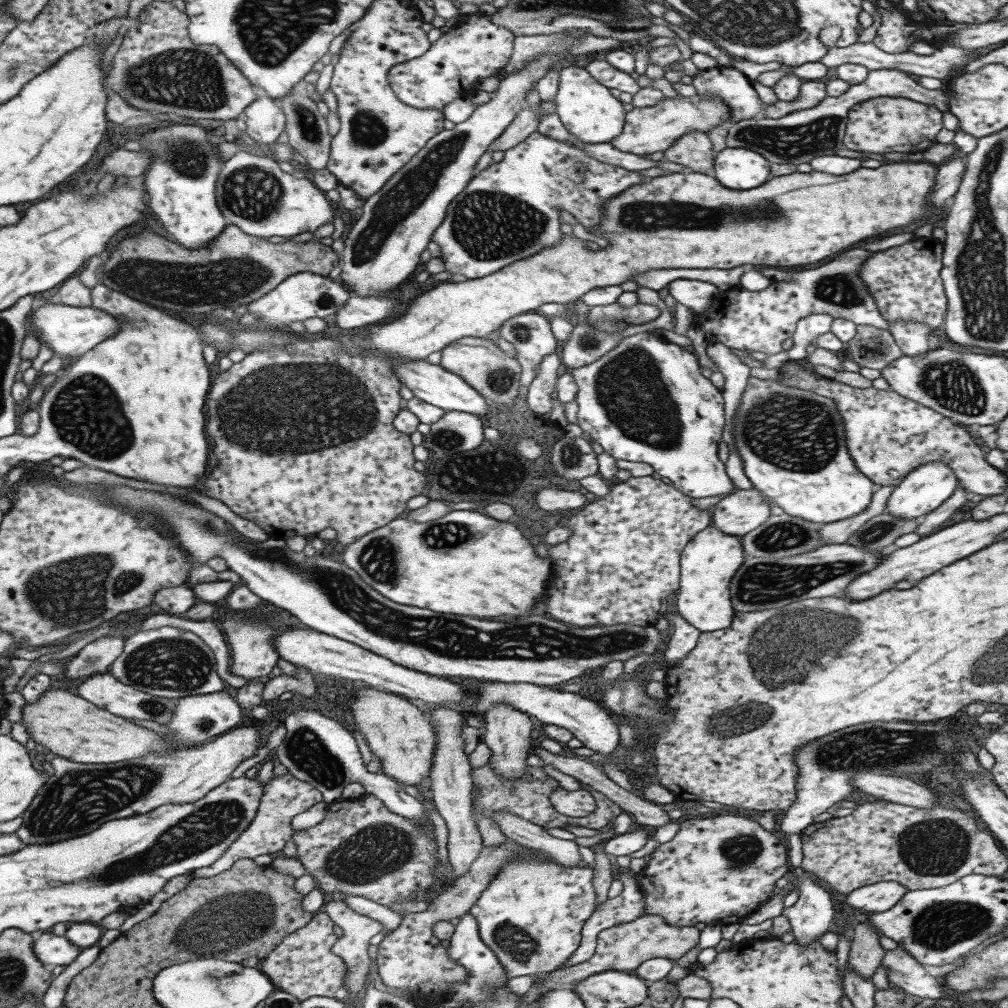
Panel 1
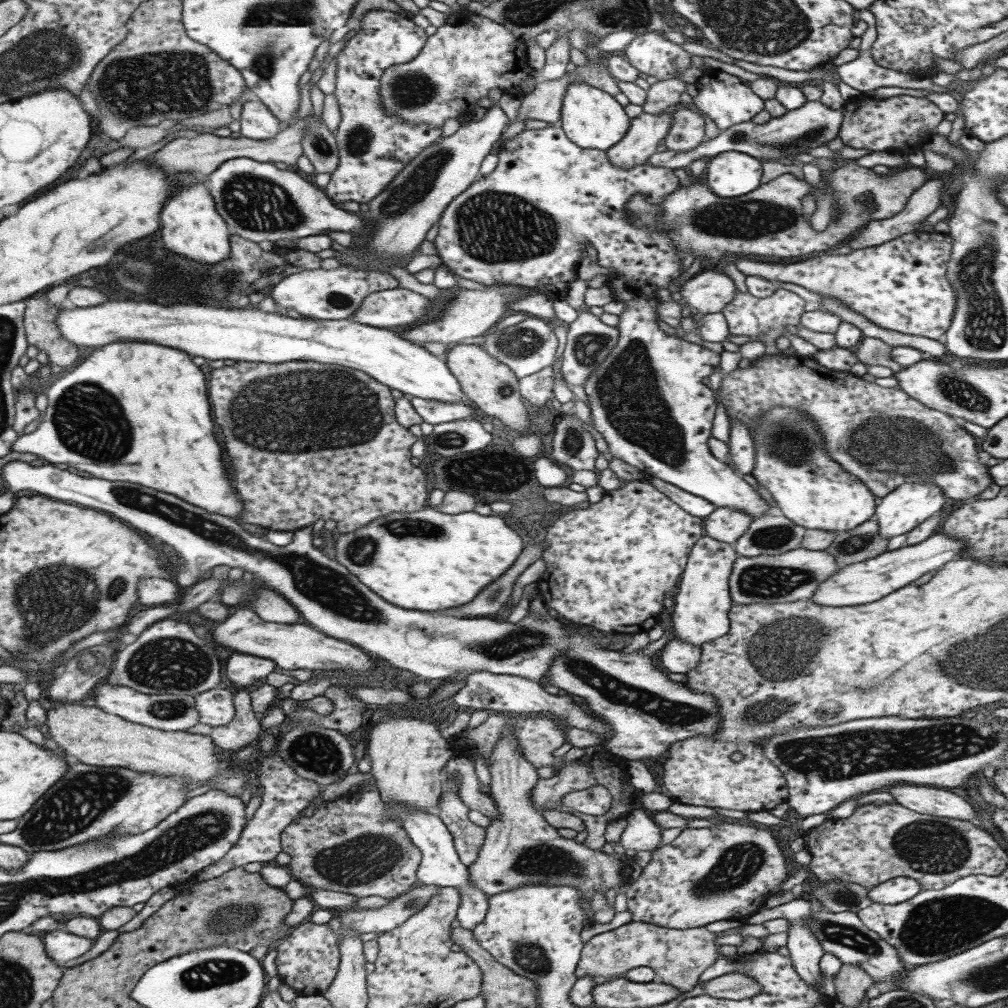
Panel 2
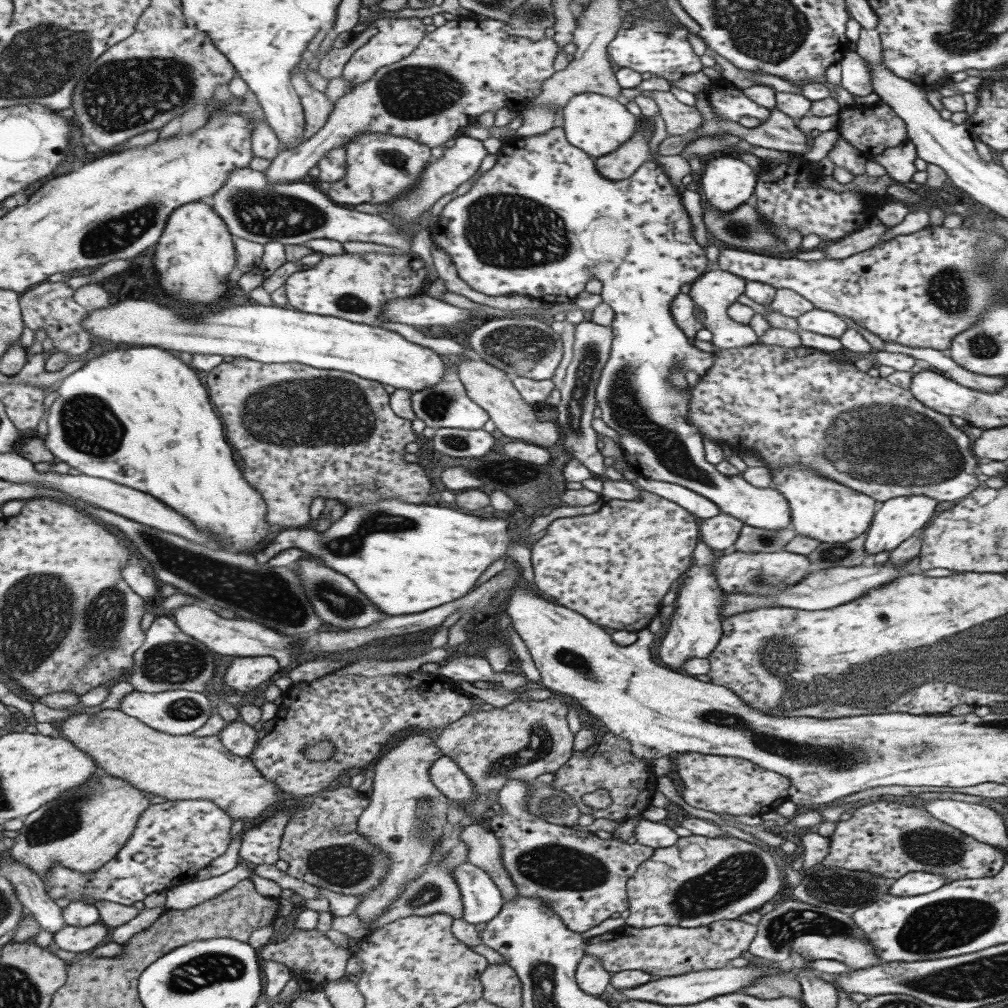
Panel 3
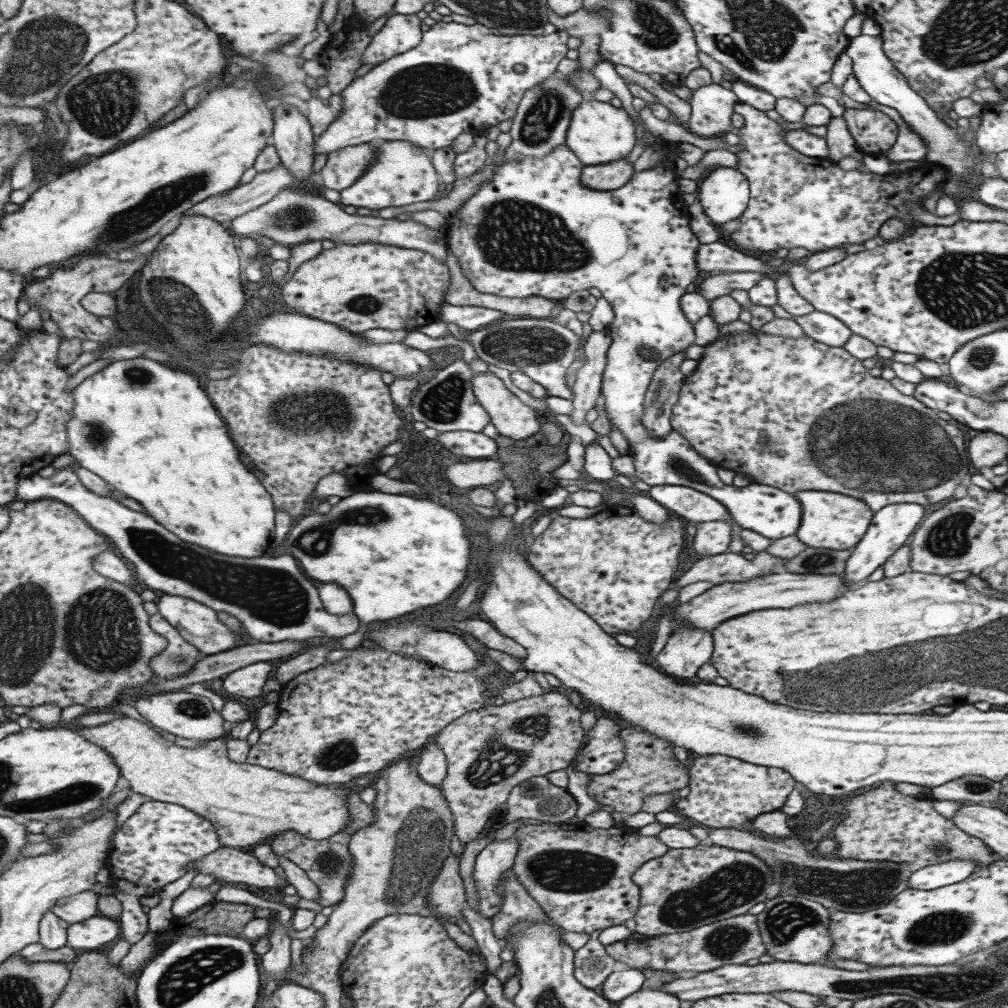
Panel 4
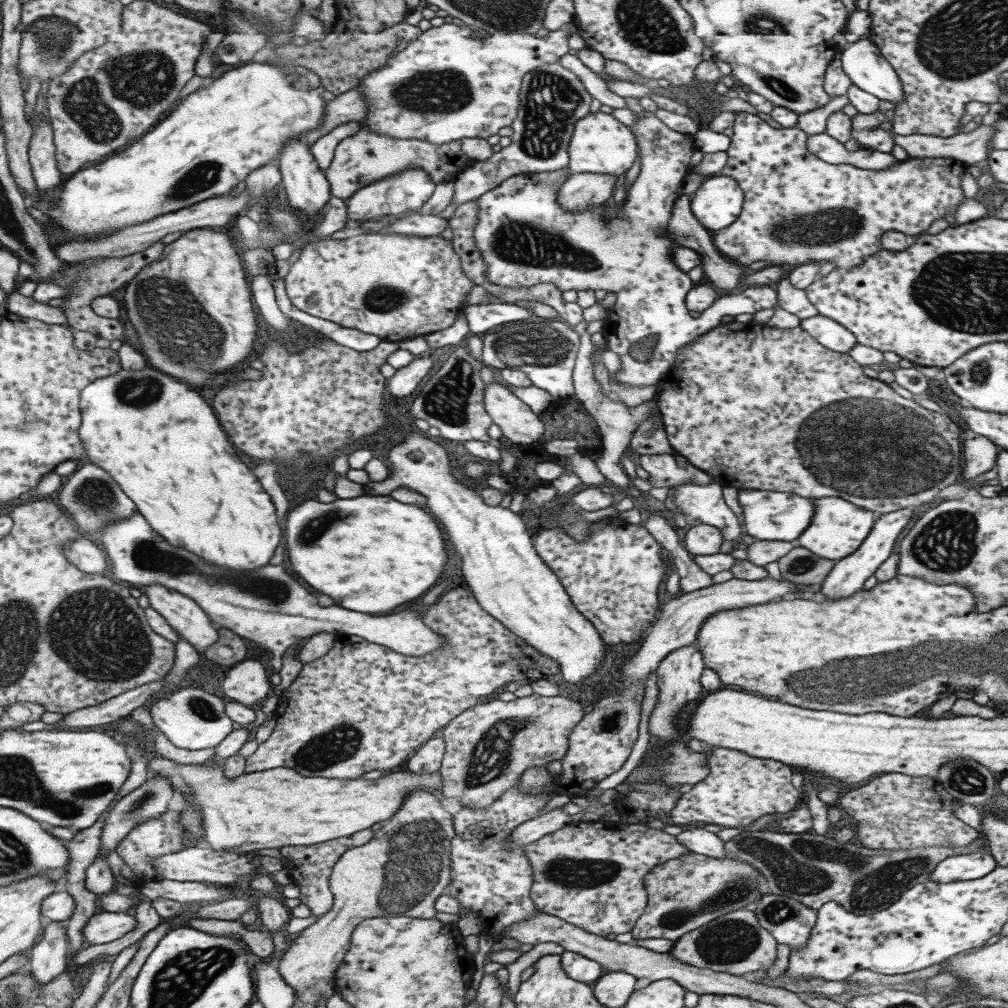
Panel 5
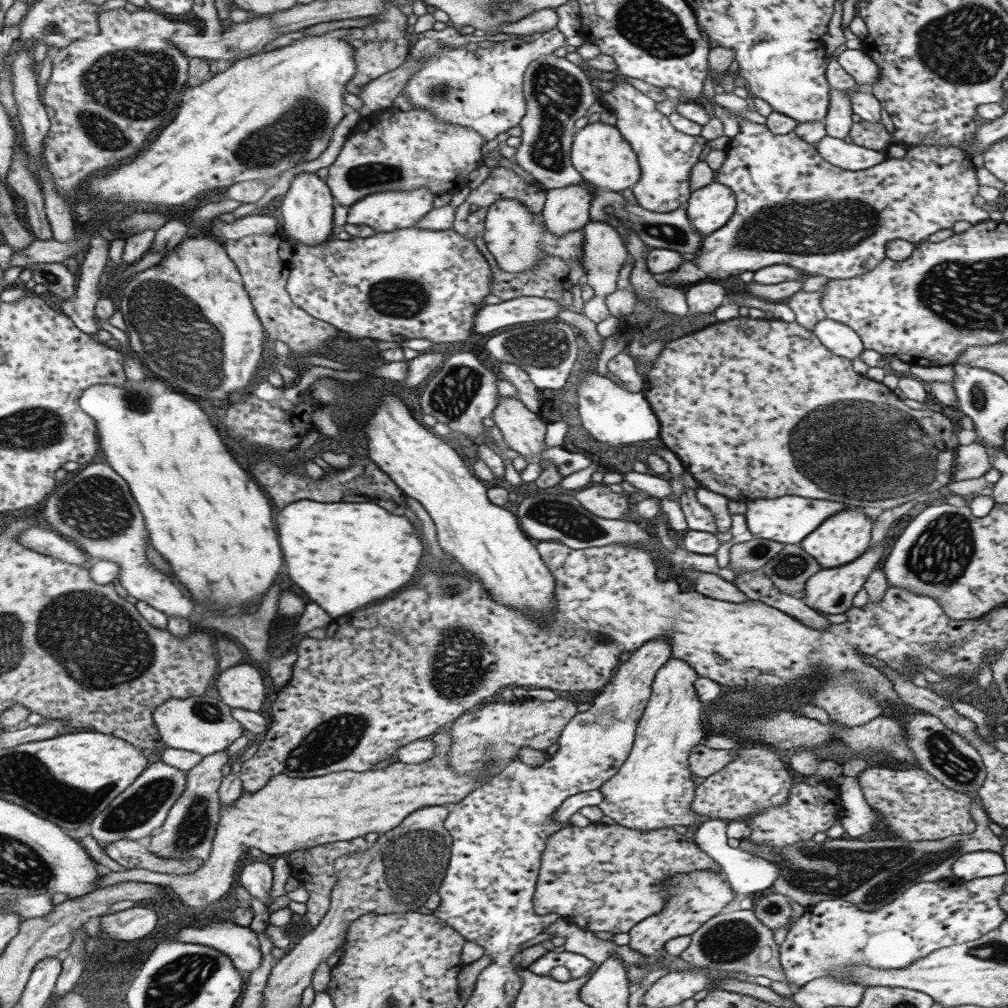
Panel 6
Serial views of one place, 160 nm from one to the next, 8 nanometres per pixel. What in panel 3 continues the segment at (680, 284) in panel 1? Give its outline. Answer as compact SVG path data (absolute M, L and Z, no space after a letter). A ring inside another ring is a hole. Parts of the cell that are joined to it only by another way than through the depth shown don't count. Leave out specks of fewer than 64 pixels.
M710 267L689 286L688 295L701 308L703 314L705 314L703 328L711 332L712 339L710 343L717 348L741 348L756 343L757 337L749 326L735 322L726 315L727 307L737 300L737 296L743 294L745 281L740 276L735 276L730 272Z

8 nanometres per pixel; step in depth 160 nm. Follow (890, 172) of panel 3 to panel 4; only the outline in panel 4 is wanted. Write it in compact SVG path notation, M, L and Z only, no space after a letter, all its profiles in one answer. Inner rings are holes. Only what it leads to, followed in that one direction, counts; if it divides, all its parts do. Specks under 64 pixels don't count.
M869 100L866 105L873 110L885 114L898 127L895 142L887 152L883 153L888 160L892 160L892 162L905 162L926 158L926 144L924 144L920 136L917 136L910 130L895 109L875 103L873 100Z

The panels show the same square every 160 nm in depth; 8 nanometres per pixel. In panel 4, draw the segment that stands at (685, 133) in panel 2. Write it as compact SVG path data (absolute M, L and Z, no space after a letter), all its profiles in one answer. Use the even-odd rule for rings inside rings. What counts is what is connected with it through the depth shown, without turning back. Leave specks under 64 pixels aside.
M615 64L614 69L624 80L625 84L633 83L650 92L656 98L657 103L671 113L671 118L674 123L686 127L690 114L688 100L681 99L673 93L664 91L661 85L649 78L647 74L635 72L628 66Z

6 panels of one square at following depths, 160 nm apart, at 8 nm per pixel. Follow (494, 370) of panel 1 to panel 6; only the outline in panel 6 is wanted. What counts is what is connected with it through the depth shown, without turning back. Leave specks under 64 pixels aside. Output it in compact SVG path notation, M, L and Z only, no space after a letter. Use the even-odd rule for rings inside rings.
M499 396L489 416L501 432L507 448L521 456L539 459L544 445L546 423L516 398Z

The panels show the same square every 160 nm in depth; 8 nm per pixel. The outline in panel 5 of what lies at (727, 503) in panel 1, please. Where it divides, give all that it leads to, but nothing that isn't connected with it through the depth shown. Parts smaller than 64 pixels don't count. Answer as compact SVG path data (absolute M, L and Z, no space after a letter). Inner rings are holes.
M696 524L685 532L684 549L693 555L707 556L719 553L719 546L724 538L717 528L707 524Z

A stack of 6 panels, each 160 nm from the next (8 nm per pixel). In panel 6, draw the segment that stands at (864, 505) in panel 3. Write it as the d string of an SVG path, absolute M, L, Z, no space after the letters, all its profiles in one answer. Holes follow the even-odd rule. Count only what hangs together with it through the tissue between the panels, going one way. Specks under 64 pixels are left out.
M852 507L853 510L842 510L837 516L829 516L815 528L815 532L807 534L801 540L801 550L806 552L821 569L833 568L850 563L861 556L869 546L872 522L861 512L862 508Z

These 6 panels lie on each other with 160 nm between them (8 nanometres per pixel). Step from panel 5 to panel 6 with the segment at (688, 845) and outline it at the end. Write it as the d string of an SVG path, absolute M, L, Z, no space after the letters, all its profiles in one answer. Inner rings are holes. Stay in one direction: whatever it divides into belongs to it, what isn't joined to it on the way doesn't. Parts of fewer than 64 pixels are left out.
M706 820L695 830L692 841L705 853L713 859L722 870L724 880L729 884L734 892L734 898L738 900L748 893L754 893L758 890L770 889L772 882L778 875L780 866L773 864L768 860L751 856L749 853L739 849L729 847L726 843L725 826L727 820Z

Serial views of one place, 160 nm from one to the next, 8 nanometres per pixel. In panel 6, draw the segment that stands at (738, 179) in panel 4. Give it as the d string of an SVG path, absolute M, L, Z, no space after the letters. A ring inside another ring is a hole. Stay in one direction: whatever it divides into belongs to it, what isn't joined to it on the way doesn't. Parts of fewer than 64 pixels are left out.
M716 181L690 192L684 207L692 227L705 236L721 228L731 218L735 205L733 191Z

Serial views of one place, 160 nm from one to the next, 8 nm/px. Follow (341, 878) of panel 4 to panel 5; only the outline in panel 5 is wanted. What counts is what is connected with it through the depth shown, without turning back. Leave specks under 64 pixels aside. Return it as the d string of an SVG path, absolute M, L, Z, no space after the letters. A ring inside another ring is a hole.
M369 827L346 837L326 840L309 846L282 846L278 850L283 857L283 866L285 866L284 869L291 879L291 883L300 889L300 903L309 908L310 914L319 917L331 908L332 894L329 890L328 880L335 861L339 860L341 854L348 848L365 844L373 833Z

